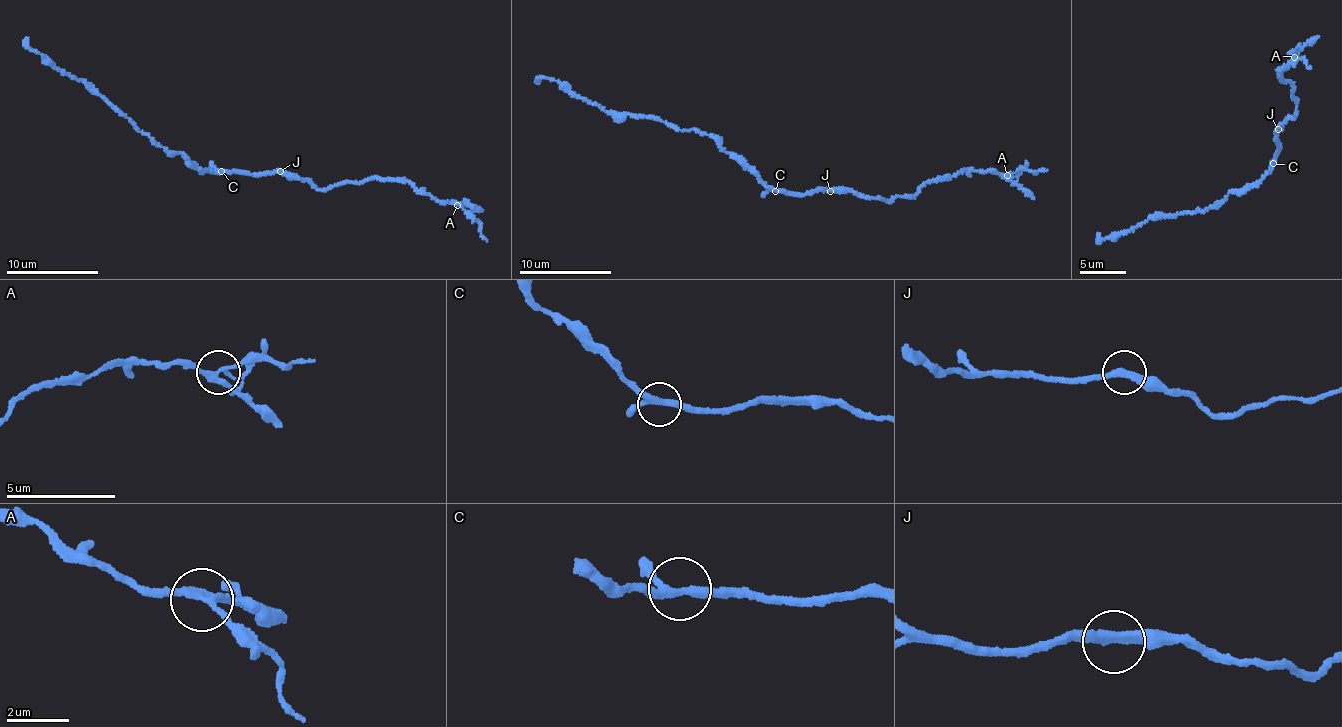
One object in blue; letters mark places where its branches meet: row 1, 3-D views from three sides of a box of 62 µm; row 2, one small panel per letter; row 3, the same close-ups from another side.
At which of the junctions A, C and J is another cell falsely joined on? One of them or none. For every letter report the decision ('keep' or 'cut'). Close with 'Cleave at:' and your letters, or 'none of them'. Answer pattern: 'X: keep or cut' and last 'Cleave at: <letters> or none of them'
A: cut
C: keep
J: keep
Cleave at: A

